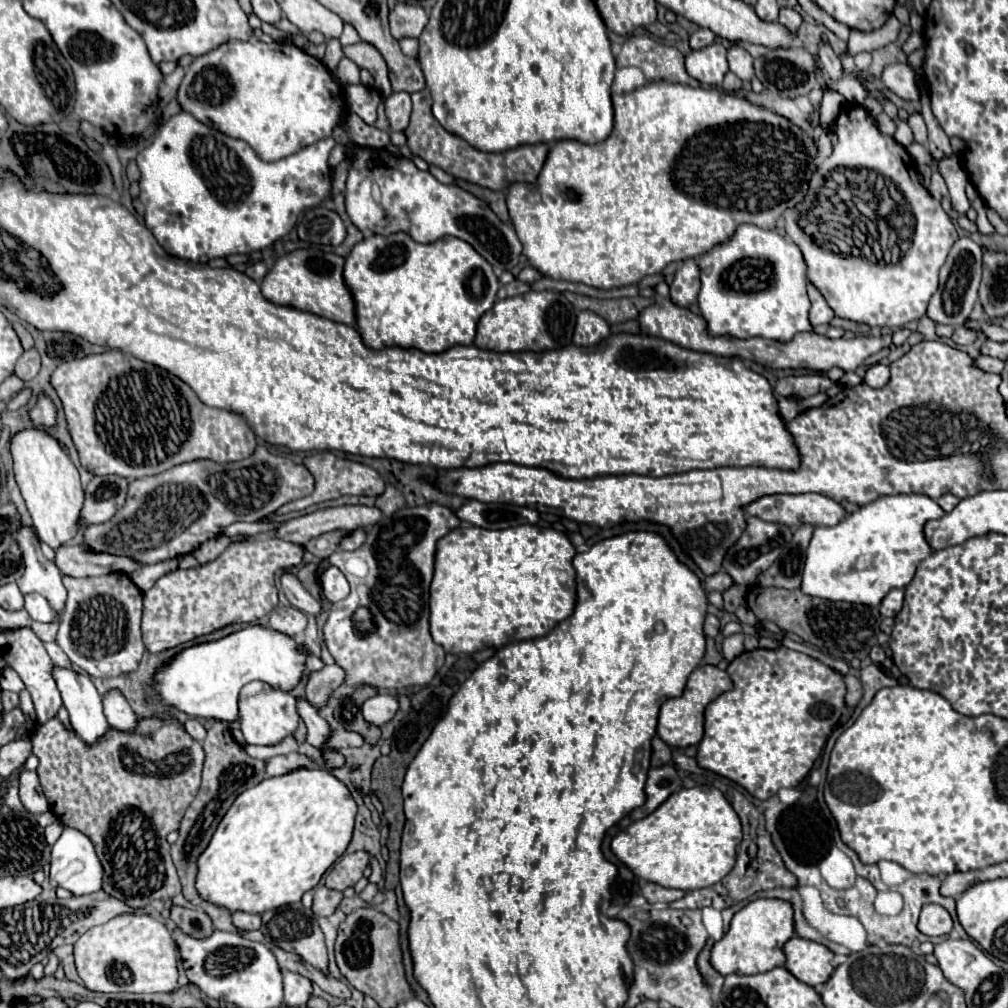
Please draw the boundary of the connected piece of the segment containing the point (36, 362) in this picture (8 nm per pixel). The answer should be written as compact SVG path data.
M31 348L31 350L25 350L23 356L17 360L17 364L15 364L15 374L17 374L21 380L27 382L27 380L31 380L31 378L37 376L39 368L41 368L39 352L37 352L35 348Z

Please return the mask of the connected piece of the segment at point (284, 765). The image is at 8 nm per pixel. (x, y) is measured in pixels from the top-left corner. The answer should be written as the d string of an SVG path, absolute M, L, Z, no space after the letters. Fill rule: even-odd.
M293 752L287 756L273 756L273 758L265 760L267 776L281 776L281 774L291 772L293 768L301 768L301 766L315 768L315 764L305 754L299 754L299 752Z

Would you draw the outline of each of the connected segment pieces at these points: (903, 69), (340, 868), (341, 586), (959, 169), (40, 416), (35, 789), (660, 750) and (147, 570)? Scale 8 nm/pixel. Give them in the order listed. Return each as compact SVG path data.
M891 64L885 68L881 82L905 100L919 100L919 88L915 82L915 70L909 64Z
M363 850L351 856L343 856L327 870L325 886L331 890L345 890L349 886L355 886L369 864L371 864L371 854Z
M329 566L327 570L323 570L319 576L319 582L321 582L323 598L329 600L331 604L343 600L349 594L349 582L337 566Z
M957 154L953 156L945 156L941 160L937 160L939 164L939 172L949 188L949 198L951 198L951 204L953 208L959 212L959 214L965 214L969 210L969 200L965 196L965 184L967 184L967 172L963 168L963 162Z
M41 396L31 410L31 418L35 420L35 426L51 426L55 424L55 406L47 396Z
M23 770L19 774L19 798L31 814L41 814L41 812L49 810L49 804L41 792L41 786L39 786L35 772Z
M659 736L653 738L651 746L653 746L653 754L651 754L651 766L653 768L659 768L659 766L665 766L671 762L671 748Z
M171 558L171 560L163 560L163 562L159 562L159 564L153 564L153 566L141 566L141 568L137 568L135 572L131 572L129 578L131 578L131 582L133 582L141 592L145 592L145 590L149 590L163 574L177 570L177 566L179 566L177 558Z

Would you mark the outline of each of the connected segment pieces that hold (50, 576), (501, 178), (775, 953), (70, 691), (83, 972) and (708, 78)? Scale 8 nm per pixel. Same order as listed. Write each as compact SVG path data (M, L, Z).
M21 526L17 532L17 544L23 550L25 558L25 574L17 580L17 586L23 594L27 592L39 592L43 598L47 598L49 606L55 610L57 620L61 618L67 590L61 582L61 574L57 572L57 566L47 560L39 548L39 538L31 528Z
M429 90L413 92L411 98L413 98L413 112L411 112L409 126L405 128L407 146L415 156L423 158L427 164L435 164L455 178L463 178L467 182L473 182L473 184L479 184L479 186L491 188L491 190L507 190L513 182L533 184L537 180L541 166L545 164L547 150L549 150L547 144L519 146L519 148L511 148L511 150L499 152L499 154L479 152L477 148L469 146L463 138L449 134L445 128L441 128L441 124L437 124L435 116L431 114Z
M753 900L735 912L729 930L711 948L711 966L727 974L759 974L785 964L783 944L793 936L793 908L785 900Z
M53 666L51 674L61 692L63 704L69 712L69 720L75 732L87 744L97 742L99 736L103 736L109 730L109 722L105 720L101 696L89 674L61 666Z
M117 916L107 924L93 926L75 942L75 966L83 984L95 992L173 992L177 984L177 952L171 932L153 916Z
M711 44L707 48L693 50L685 58L685 68L689 76L699 80L701 84L719 86L723 82L725 72L729 70L727 48L723 44Z

